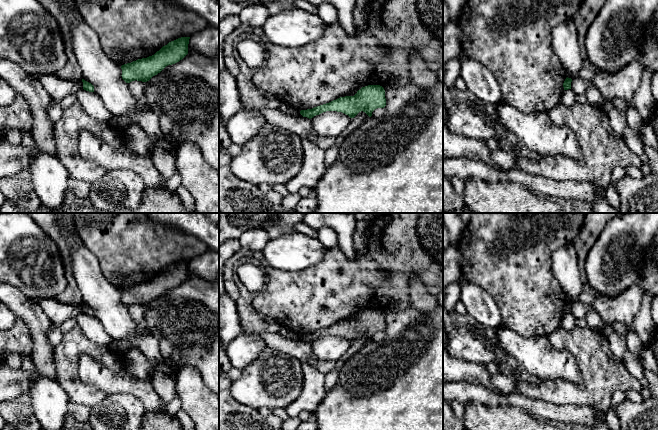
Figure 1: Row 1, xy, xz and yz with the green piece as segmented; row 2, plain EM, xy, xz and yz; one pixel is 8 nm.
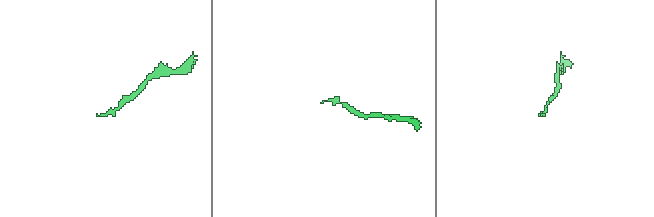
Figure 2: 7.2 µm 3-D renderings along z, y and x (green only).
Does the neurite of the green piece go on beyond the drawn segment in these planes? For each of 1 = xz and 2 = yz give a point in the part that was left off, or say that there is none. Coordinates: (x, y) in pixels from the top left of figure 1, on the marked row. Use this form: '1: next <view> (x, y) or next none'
1: next none
2: next none

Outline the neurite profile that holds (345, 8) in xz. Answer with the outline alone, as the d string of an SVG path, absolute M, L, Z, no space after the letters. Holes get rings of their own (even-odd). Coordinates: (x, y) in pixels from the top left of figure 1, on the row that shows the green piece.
M306 0L313 5L320 5L327 2L334 5L338 11L340 22L348 35L353 35L356 31L354 25L354 9L357 0Z

